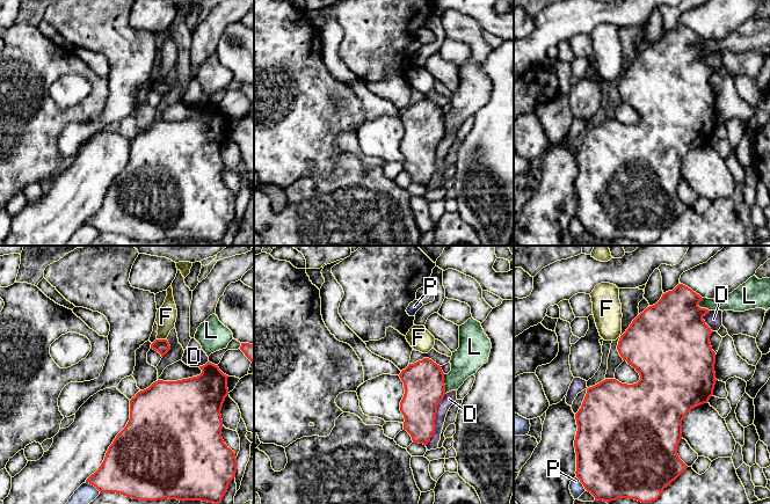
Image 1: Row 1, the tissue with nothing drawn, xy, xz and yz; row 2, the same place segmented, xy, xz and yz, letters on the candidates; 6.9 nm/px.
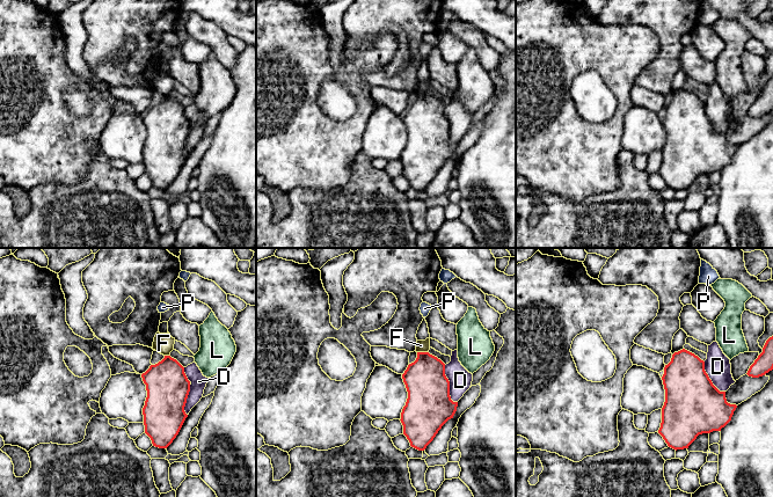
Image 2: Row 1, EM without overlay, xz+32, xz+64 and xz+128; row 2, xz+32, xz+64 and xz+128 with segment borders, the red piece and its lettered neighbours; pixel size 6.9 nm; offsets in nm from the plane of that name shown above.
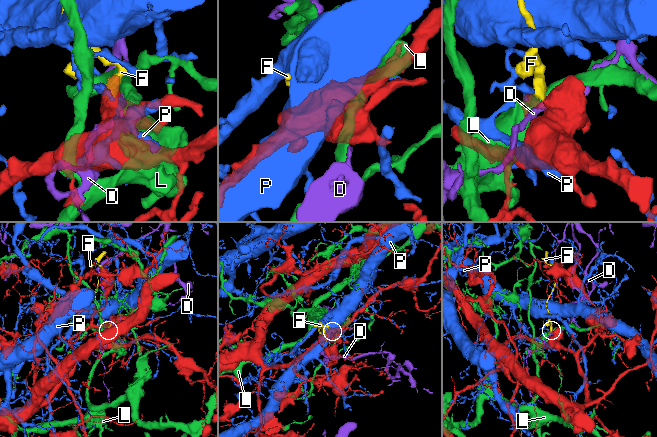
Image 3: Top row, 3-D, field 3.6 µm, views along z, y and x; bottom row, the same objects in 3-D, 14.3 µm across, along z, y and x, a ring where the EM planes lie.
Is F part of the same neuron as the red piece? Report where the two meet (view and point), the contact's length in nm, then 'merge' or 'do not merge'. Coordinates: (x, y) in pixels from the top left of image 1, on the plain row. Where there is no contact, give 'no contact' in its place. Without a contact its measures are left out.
xy (161, 80) | 70 nm | do not merge

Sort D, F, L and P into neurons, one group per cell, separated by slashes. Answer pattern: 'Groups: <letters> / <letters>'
Groups: D / F / L / P

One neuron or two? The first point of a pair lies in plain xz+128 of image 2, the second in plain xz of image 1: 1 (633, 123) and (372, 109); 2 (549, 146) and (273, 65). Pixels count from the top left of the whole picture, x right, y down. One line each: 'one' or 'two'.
1: two
2: one

